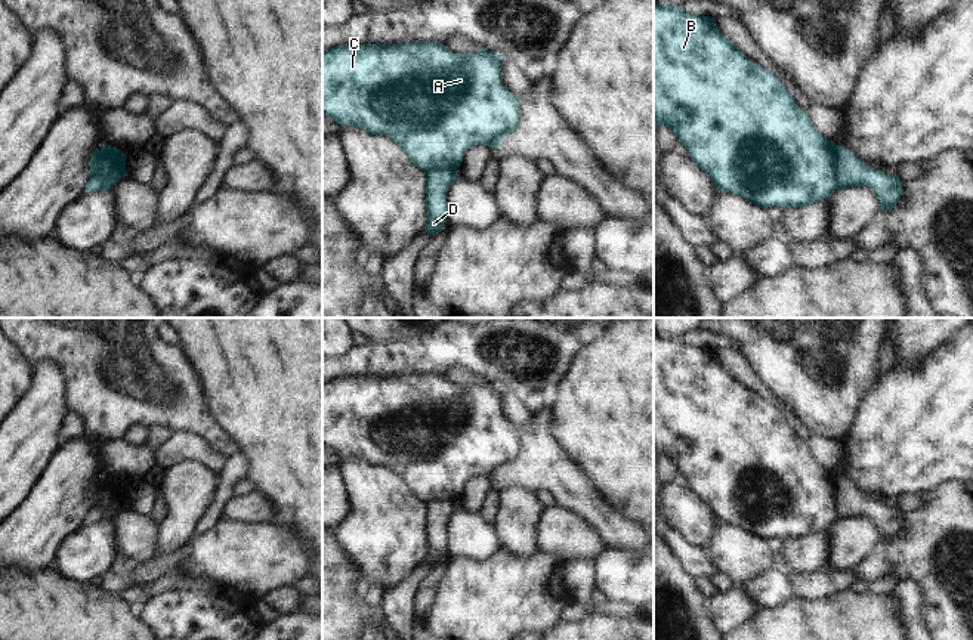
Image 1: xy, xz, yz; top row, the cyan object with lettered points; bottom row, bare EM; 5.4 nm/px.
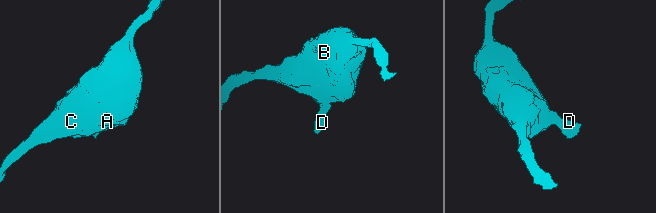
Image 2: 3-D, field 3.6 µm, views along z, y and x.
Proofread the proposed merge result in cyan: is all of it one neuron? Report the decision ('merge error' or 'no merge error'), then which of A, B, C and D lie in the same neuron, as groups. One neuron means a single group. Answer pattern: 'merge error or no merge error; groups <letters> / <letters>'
merge error; groups A B C / D

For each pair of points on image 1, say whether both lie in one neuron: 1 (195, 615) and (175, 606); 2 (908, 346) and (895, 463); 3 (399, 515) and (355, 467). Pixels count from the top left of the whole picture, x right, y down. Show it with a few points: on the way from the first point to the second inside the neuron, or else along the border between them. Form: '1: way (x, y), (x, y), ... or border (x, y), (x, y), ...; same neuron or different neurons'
1: way (191, 615), (184, 615), (179, 611); same neuron
2: border (938, 346), (916, 367), (904, 362), (896, 364); different neurons
3: way (388, 503), (364, 479); same neuron

